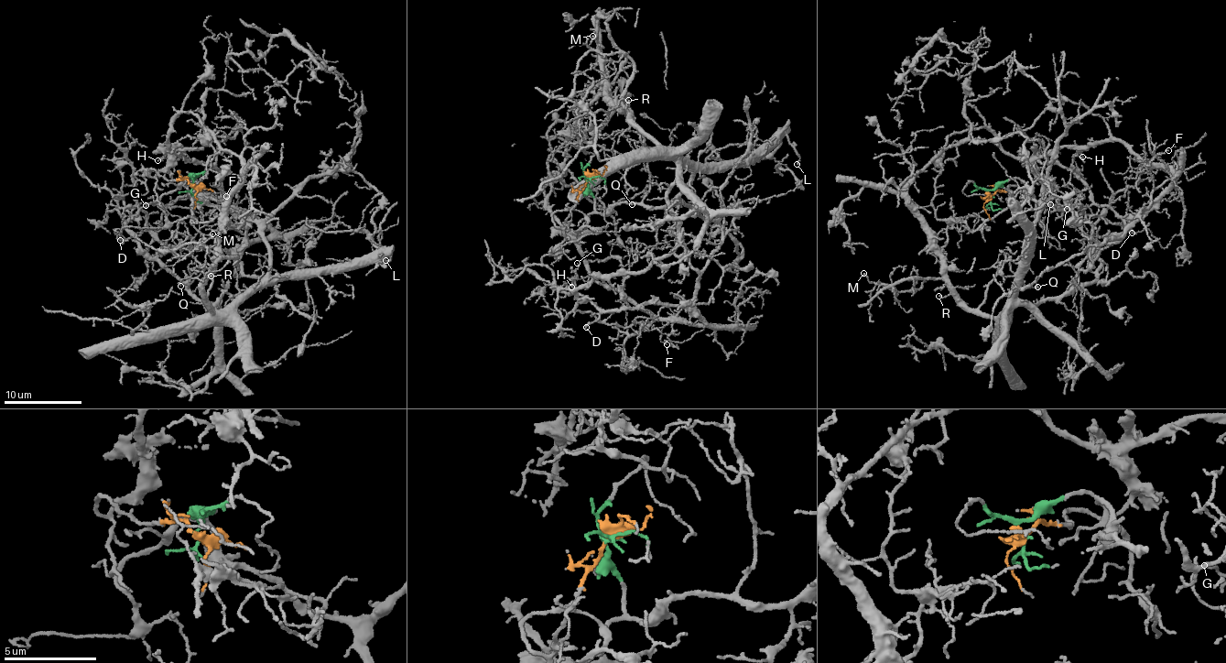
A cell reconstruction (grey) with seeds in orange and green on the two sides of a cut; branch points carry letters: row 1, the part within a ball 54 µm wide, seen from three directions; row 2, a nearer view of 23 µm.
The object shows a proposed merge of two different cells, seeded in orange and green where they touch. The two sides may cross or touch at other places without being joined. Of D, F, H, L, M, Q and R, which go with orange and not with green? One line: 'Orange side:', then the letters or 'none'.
Orange side: D, F, H

